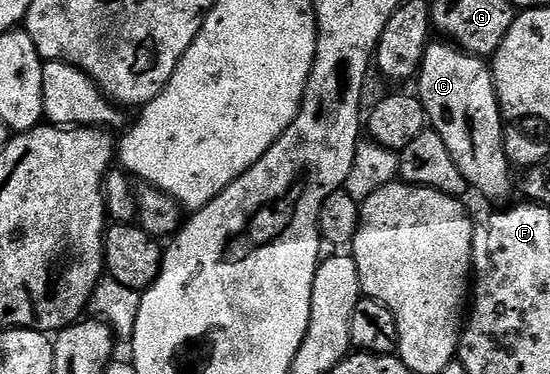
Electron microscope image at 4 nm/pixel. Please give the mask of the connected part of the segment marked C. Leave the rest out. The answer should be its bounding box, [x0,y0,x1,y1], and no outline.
[417,42,513,200]

